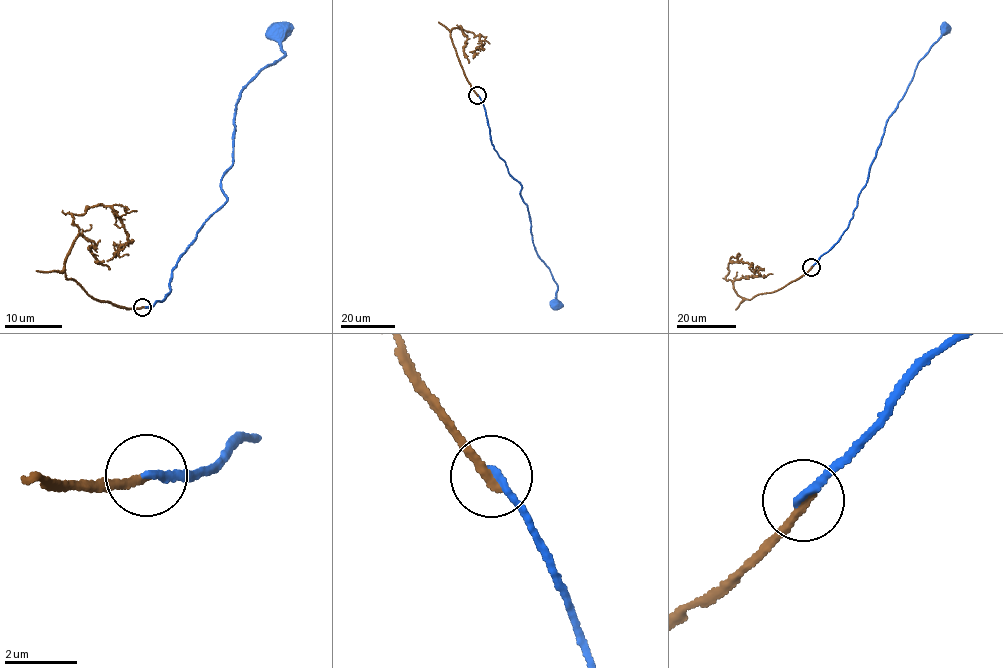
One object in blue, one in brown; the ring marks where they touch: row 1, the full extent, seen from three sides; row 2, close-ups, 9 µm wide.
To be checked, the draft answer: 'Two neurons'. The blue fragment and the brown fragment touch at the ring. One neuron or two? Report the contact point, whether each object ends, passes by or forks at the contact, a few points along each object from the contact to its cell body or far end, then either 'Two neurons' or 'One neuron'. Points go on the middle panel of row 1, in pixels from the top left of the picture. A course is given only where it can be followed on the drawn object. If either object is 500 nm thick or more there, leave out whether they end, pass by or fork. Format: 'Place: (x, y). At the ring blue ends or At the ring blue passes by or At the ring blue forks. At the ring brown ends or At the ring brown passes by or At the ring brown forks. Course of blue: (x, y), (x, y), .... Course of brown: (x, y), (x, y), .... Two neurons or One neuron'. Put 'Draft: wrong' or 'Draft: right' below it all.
Place: (477, 95). At the ring blue ends. At the ring brown ends. Course of blue: (477, 95), (494, 149), (521, 186), (537, 253), (557, 284), (554, 304). Course of brown: (477, 95), (460, 63), (451, 30), (460, 29), (460, 26), (479, 36), (482, 47), (475, 51). Two neurons
Draft: right

